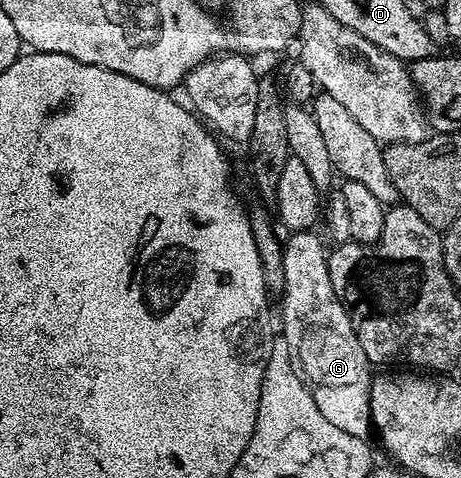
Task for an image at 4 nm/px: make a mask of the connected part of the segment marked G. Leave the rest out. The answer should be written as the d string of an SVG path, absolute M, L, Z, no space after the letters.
M316 231L292 232L284 241L284 286L281 338L287 342L288 357L299 380L315 399L319 412L353 437L366 439L372 431L370 390L373 365L355 334L349 312L331 283L328 251Z

